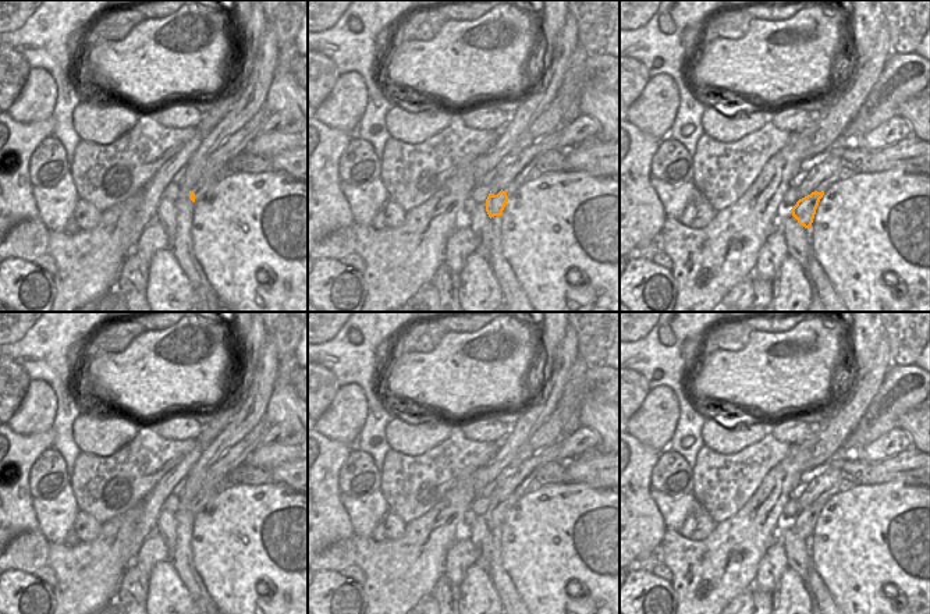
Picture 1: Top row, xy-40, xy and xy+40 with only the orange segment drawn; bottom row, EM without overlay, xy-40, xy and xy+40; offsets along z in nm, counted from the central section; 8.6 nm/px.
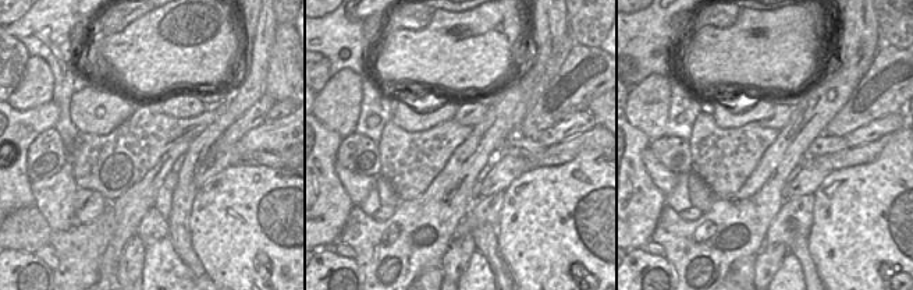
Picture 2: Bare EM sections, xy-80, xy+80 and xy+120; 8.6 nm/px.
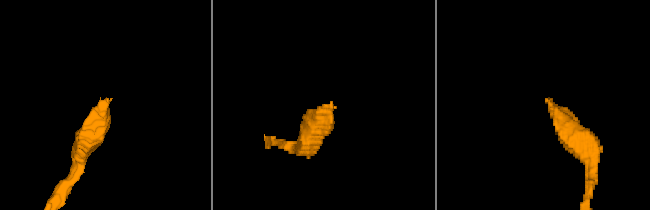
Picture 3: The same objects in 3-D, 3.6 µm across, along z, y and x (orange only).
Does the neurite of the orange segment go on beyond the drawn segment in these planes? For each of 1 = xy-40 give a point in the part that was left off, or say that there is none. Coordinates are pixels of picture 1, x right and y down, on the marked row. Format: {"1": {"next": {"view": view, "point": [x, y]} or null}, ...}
{"1": {"next": {"view": "xy-40", "point": [203, 183]}}}

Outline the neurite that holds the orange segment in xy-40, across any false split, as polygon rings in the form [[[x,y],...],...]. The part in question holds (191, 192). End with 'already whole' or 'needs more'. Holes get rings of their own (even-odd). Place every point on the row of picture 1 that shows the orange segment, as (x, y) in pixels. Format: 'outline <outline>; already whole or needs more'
outline [[[220,174],[217,177],[200,177],[198,182],[192,187],[189,191],[189,199],[192,202],[198,202],[202,199],[202,196],[206,194],[209,188],[212,188],[224,174]]]; needs more

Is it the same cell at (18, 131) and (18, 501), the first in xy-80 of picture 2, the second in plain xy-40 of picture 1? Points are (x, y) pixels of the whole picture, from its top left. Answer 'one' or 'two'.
one

